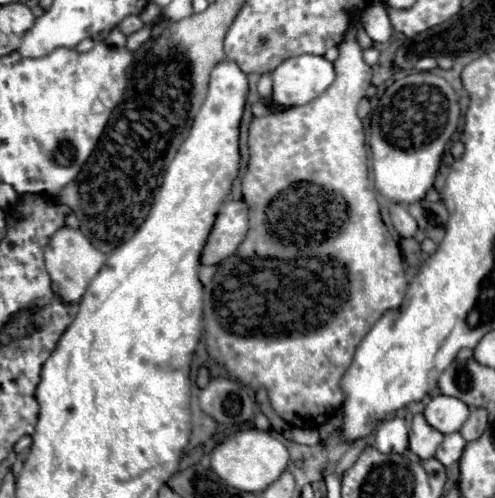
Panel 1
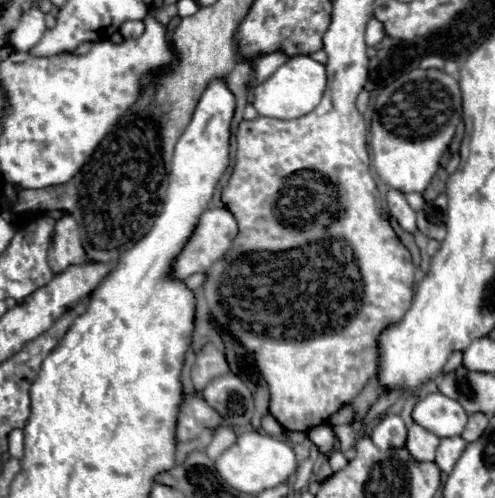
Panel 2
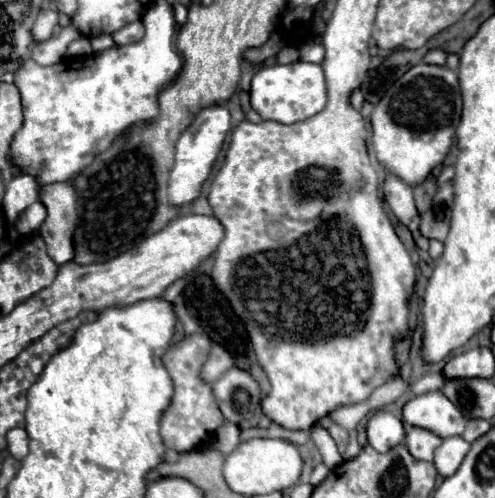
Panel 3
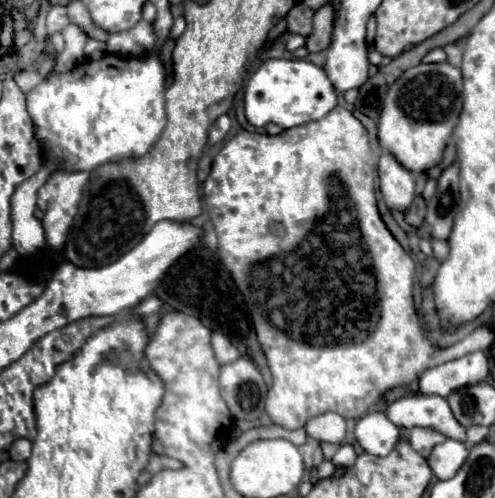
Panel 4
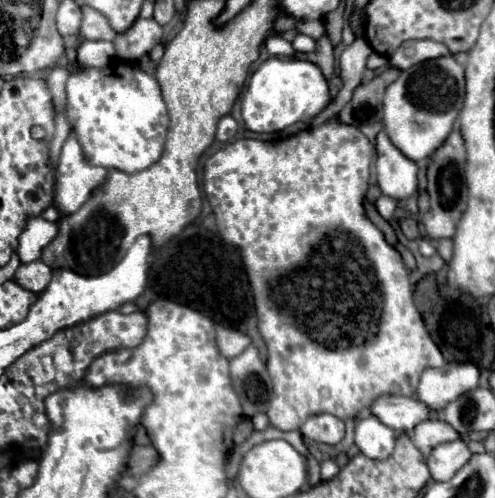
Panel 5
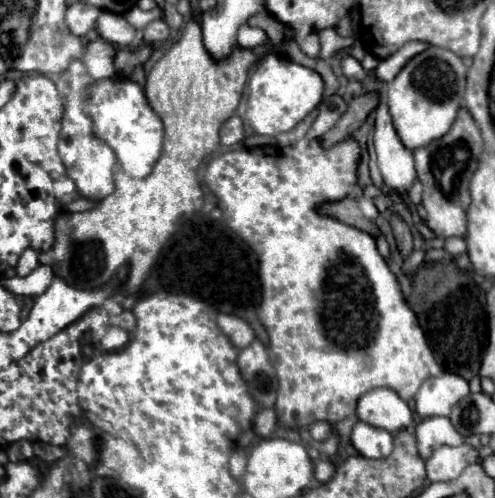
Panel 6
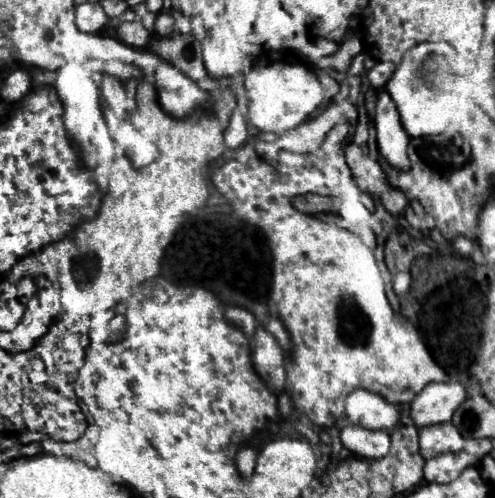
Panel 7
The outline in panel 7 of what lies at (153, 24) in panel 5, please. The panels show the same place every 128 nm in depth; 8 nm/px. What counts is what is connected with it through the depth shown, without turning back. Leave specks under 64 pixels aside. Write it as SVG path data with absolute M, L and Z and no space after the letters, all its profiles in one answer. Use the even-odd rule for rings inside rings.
M160 12L158 20L154 24L154 30L156 30L158 36L164 36L164 38L172 36L174 34L174 18L170 14L166 14L166 12Z

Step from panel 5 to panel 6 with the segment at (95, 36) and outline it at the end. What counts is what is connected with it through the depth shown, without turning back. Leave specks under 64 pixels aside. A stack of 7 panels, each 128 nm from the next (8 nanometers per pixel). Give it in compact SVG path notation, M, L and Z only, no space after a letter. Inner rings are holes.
M112 12L100 14L100 20L96 20L96 32L120 46L126 46L134 40L134 28L122 16Z

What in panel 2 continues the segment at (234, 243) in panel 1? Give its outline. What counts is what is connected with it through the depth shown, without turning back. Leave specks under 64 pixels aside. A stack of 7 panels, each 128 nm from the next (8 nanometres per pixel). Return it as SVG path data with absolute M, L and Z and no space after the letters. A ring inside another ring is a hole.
M214 208L214 210L206 210L200 218L198 224L190 236L190 240L186 242L186 246L180 250L180 254L174 258L172 262L172 278L176 280L186 280L188 276L196 274L196 272L206 272L216 260L220 260L224 256L224 252L230 248L232 238L236 236L238 228L236 228L236 220L234 216L226 210L226 208Z

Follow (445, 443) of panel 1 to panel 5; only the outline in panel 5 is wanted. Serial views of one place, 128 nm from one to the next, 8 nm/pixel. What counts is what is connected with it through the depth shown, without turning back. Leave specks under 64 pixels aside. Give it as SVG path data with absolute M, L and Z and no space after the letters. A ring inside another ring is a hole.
M464 440L446 442L442 446L436 446L432 454L426 458L432 480L446 482L450 480L468 460L472 458L472 452L468 450L468 444Z

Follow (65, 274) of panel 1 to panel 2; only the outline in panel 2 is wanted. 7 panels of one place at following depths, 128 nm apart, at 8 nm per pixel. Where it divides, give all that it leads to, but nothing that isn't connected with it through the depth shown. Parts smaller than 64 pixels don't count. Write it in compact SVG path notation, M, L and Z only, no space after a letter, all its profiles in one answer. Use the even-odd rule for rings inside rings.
M64 214L60 220L56 220L56 228L52 234L52 244L48 250L48 266L54 274L62 272L70 264L84 264L84 248L80 242L78 224L70 214Z

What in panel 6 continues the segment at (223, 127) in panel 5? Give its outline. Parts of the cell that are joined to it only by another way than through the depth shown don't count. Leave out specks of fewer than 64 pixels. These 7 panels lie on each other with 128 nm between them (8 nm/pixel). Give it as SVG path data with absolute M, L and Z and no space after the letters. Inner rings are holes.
M232 116L232 118L226 122L224 130L220 132L220 142L222 142L224 146L234 146L234 144L238 144L242 138L244 138L244 124L242 124L240 116Z

